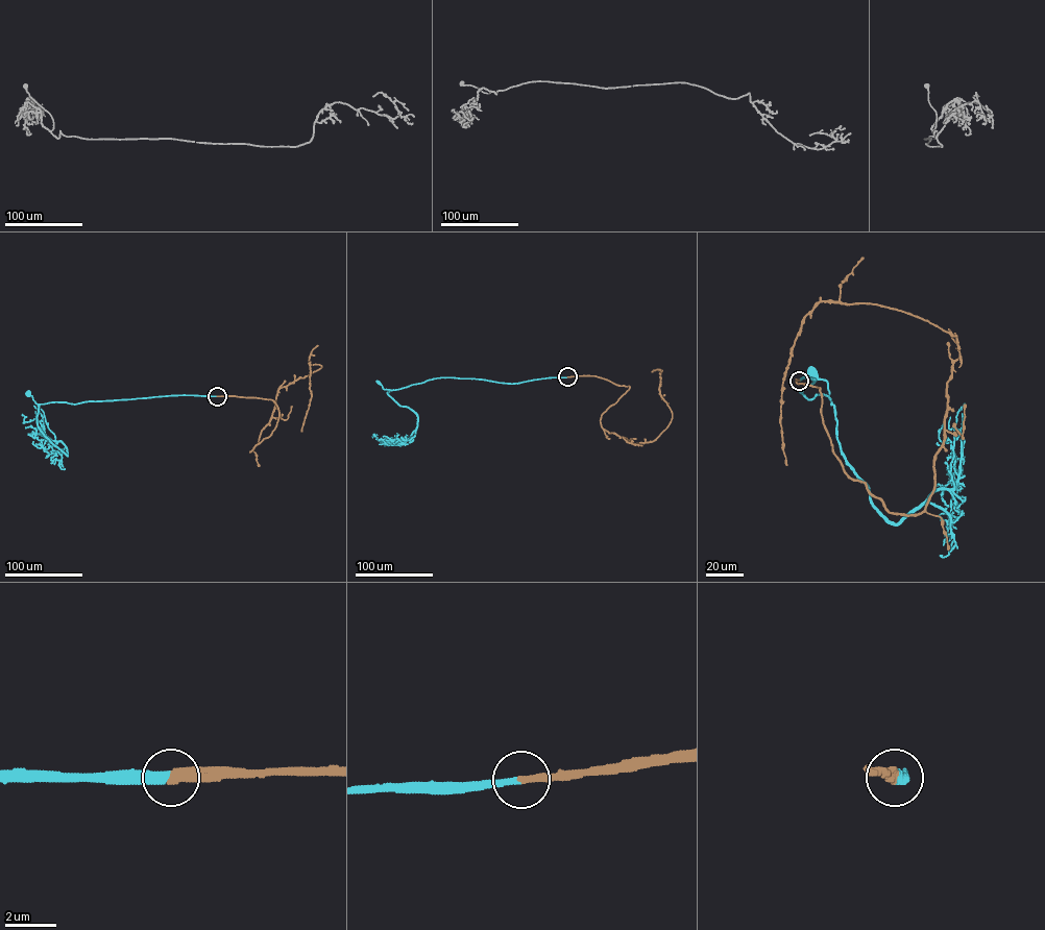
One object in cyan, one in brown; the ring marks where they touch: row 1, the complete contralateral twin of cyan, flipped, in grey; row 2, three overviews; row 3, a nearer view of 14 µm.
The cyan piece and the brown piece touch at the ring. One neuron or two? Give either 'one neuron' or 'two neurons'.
one neuron

